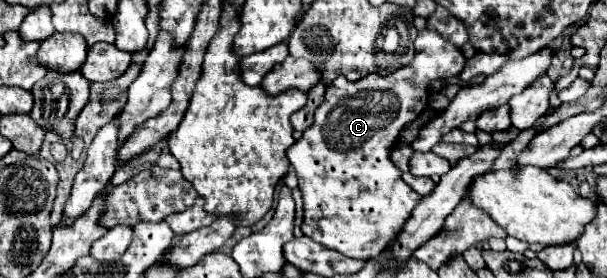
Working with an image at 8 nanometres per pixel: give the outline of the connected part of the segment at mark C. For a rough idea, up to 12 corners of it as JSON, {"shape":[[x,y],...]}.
{"shape":[[465,57],[411,67],[325,89],[287,159],[303,235],[379,257],[421,195],[391,151]]}

